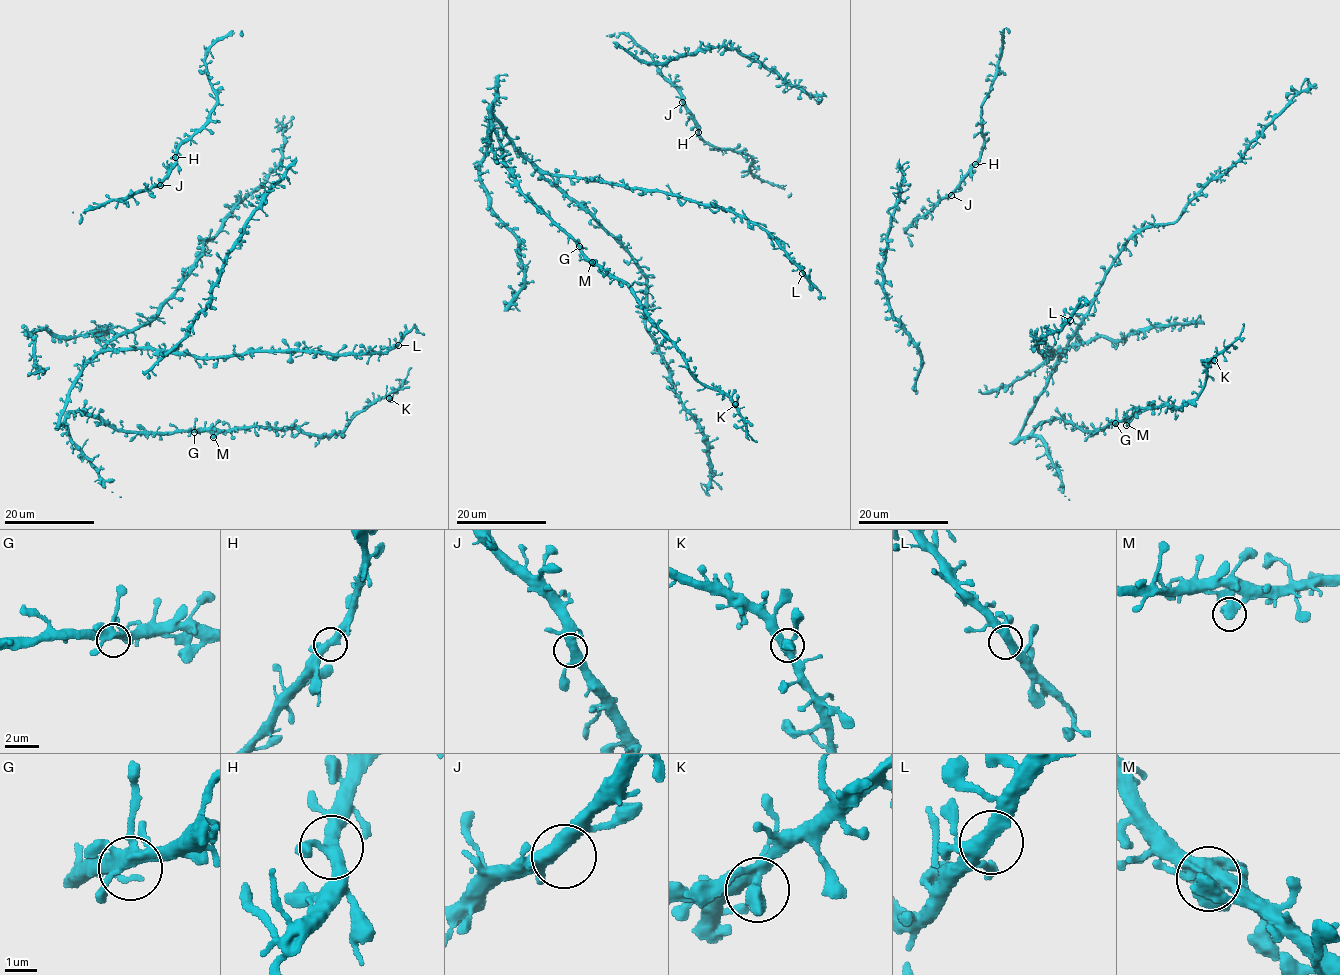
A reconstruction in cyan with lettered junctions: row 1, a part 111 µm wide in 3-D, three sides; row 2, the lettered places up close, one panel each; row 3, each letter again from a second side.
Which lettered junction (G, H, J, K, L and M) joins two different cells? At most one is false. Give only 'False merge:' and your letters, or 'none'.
False merge: none

